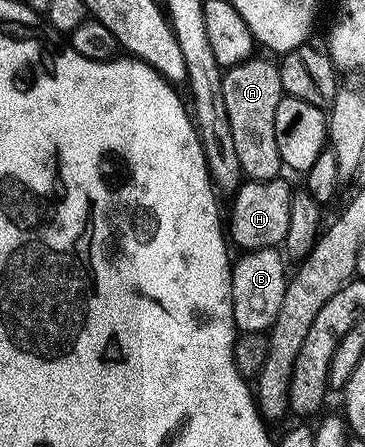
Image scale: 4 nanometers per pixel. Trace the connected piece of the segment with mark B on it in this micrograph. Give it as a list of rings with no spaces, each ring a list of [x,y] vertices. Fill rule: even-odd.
[[[278,248],[244,252],[241,257],[240,261],[238,258],[234,262],[231,270],[235,327],[240,334],[266,334],[277,323],[277,315],[281,315],[281,303],[285,303],[289,284],[288,262]]]

